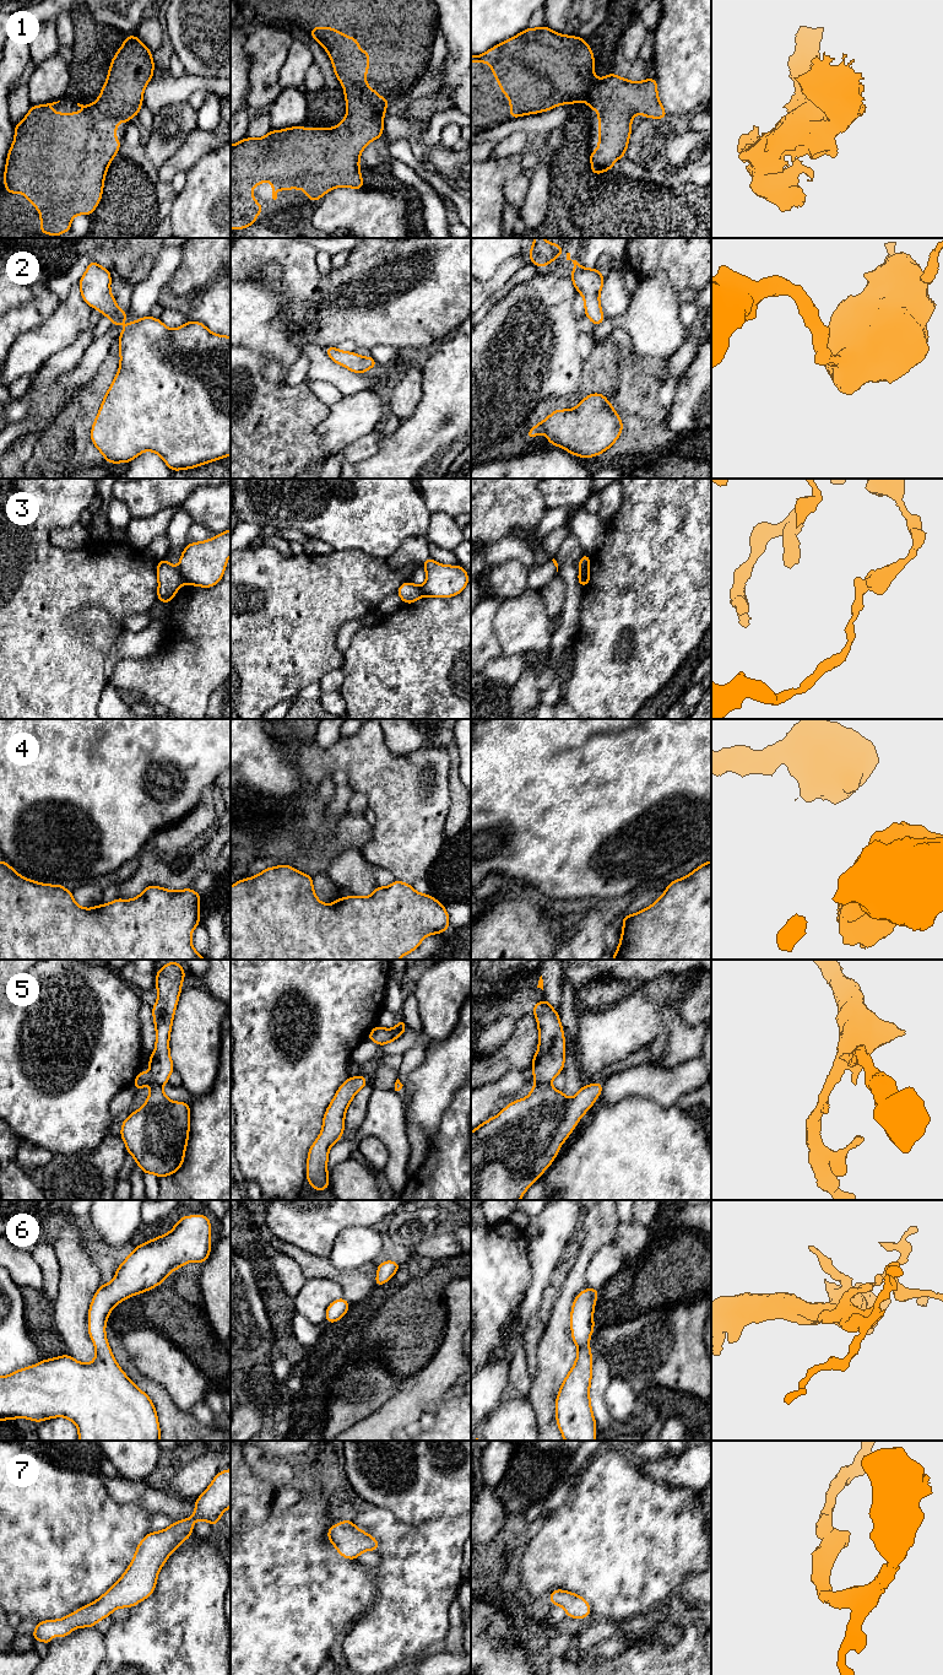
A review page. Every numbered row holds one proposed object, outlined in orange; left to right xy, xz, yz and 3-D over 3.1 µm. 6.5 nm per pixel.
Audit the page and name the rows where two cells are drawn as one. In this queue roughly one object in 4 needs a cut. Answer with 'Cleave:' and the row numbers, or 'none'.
Cleave: 3, 5

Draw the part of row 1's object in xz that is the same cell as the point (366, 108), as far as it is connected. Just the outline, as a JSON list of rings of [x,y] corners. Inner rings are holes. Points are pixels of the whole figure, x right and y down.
[[[311,27],[311,37],[324,47],[332,61],[335,76],[345,87],[347,114],[335,128],[287,128],[270,130],[260,139],[245,137],[231,145],[231,229],[243,229],[256,223],[256,215],[264,212],[251,194],[255,185],[270,179],[272,199],[277,190],[303,189],[309,200],[318,201],[324,194],[337,187],[363,189],[359,171],[359,156],[364,147],[384,134],[383,118],[389,99],[380,97],[365,83],[365,74],[370,70],[368,50],[356,52],[361,43],[334,27]]]

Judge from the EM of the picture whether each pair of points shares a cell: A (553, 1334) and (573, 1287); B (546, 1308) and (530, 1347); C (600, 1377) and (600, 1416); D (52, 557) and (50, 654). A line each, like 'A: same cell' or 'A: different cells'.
A: same cell
B: same cell
C: same cell
D: same cell

